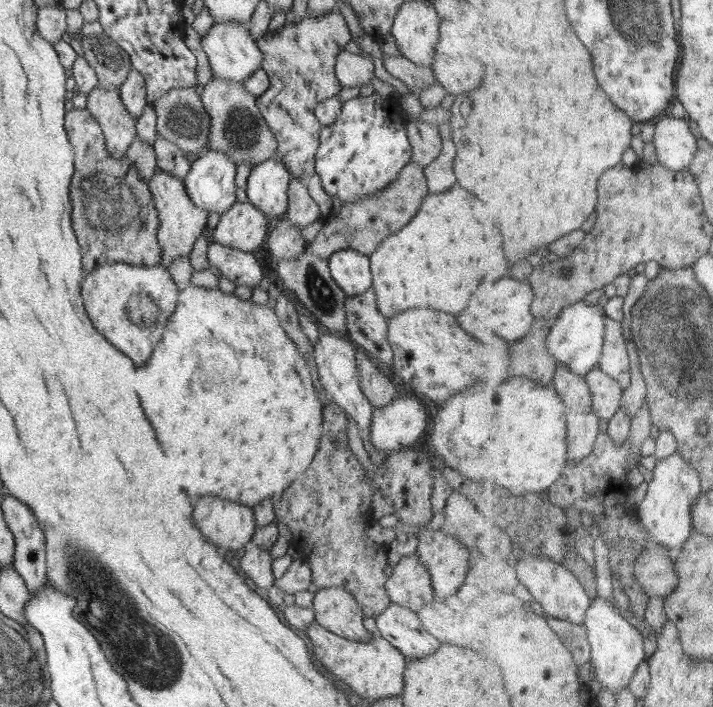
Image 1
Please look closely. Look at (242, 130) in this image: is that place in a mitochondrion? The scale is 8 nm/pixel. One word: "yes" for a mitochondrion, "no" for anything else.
yes

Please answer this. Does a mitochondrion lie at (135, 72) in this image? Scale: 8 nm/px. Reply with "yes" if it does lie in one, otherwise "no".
no

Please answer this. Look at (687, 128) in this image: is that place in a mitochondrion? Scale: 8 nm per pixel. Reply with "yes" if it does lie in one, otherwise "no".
no

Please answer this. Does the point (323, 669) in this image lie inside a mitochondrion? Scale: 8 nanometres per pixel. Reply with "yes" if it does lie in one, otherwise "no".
no

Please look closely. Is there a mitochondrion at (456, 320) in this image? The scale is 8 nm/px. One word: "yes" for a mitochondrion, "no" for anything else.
no

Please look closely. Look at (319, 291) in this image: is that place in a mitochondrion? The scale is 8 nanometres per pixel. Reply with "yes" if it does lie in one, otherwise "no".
yes

